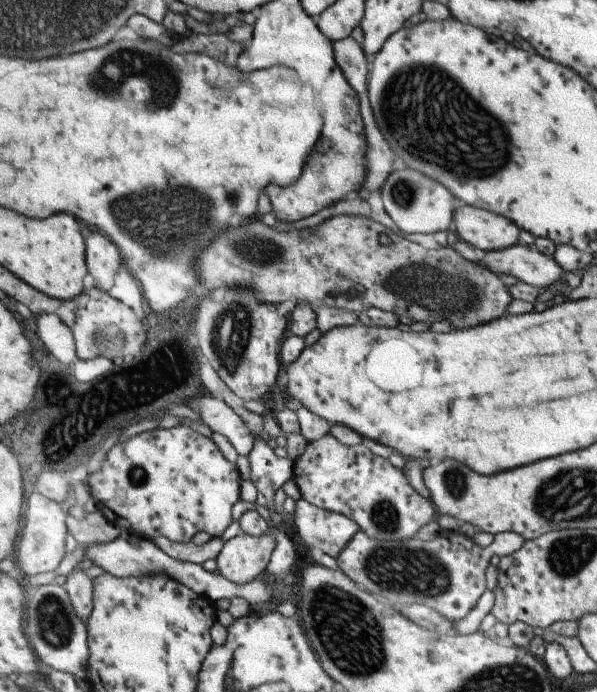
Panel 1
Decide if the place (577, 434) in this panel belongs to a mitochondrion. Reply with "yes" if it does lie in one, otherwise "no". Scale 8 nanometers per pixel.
no

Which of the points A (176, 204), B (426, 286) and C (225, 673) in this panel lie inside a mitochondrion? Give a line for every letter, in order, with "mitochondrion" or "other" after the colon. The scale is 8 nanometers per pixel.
A: mitochondrion
B: mitochondrion
C: mitochondrion

